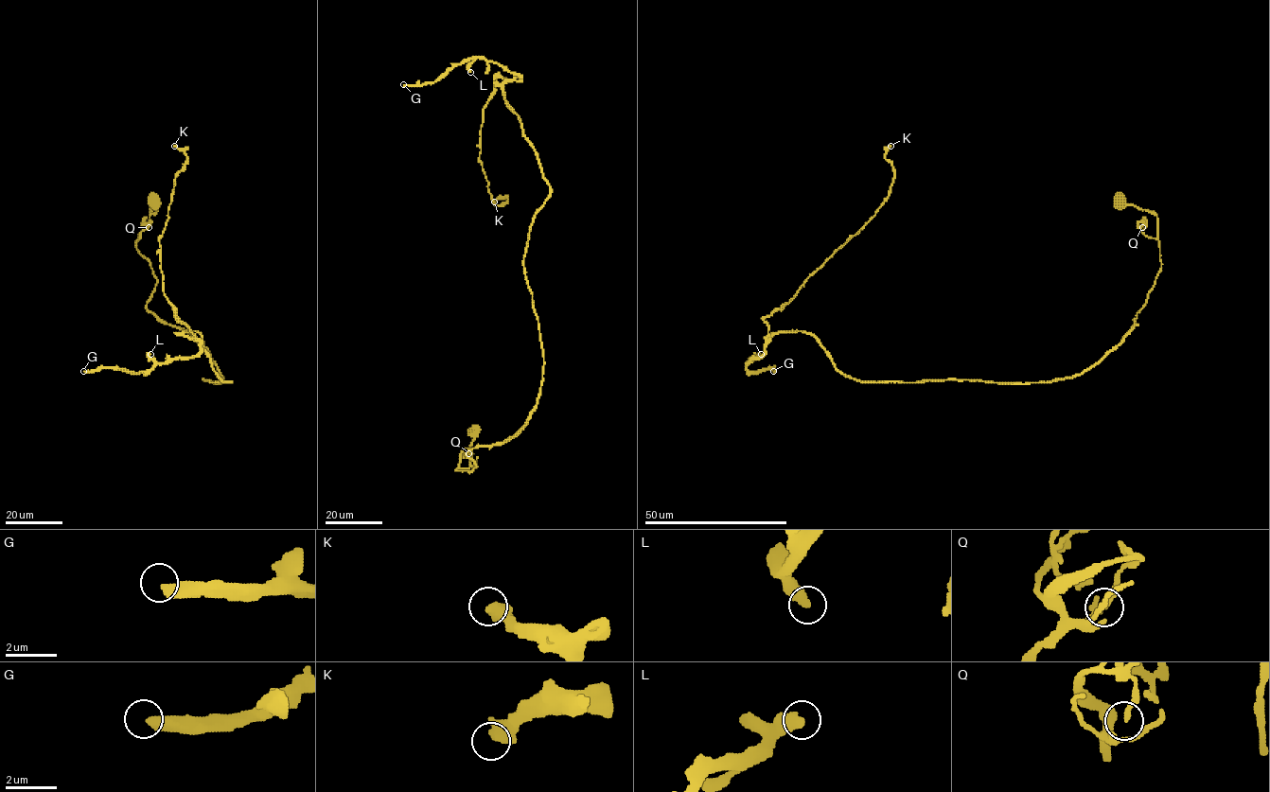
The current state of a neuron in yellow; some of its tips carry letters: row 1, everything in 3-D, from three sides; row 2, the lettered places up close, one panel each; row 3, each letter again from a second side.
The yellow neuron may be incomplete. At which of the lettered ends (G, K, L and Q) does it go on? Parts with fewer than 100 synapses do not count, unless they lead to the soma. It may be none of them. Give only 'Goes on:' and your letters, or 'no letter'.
Goes on: G

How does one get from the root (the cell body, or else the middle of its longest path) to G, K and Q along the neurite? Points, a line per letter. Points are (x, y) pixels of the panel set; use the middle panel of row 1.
G: (473, 431), (456, 470), (540, 390), (523, 256), (551, 185), (504, 97), (520, 76), (470, 58), (403, 84)
K: (473, 431), (456, 470), (526, 423), (543, 366), (523, 256), (551, 185), (498, 75), (494, 202)
Q: (473, 431), (470, 466), (458, 469), (460, 454), (465, 448), (472, 451), (468, 453)

